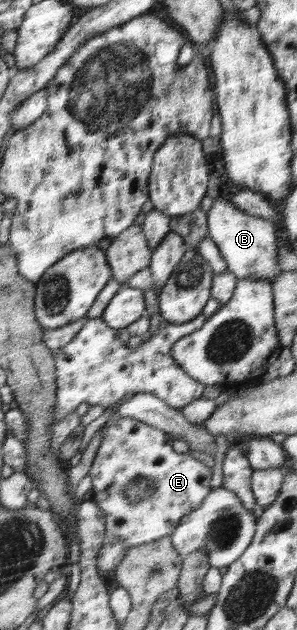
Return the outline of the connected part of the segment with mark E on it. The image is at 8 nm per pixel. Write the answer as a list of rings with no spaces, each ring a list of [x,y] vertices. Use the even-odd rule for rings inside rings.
[[[111,417],[101,430],[104,430],[104,438],[88,475],[93,479],[91,500],[105,515],[106,529],[97,565],[98,572],[105,577],[132,549],[170,535],[183,518],[199,508],[209,492],[211,468],[195,460],[190,452],[173,452],[171,438],[162,429],[143,421]],[[137,476],[151,484],[153,494],[139,504],[131,504],[125,496],[125,488]]]

